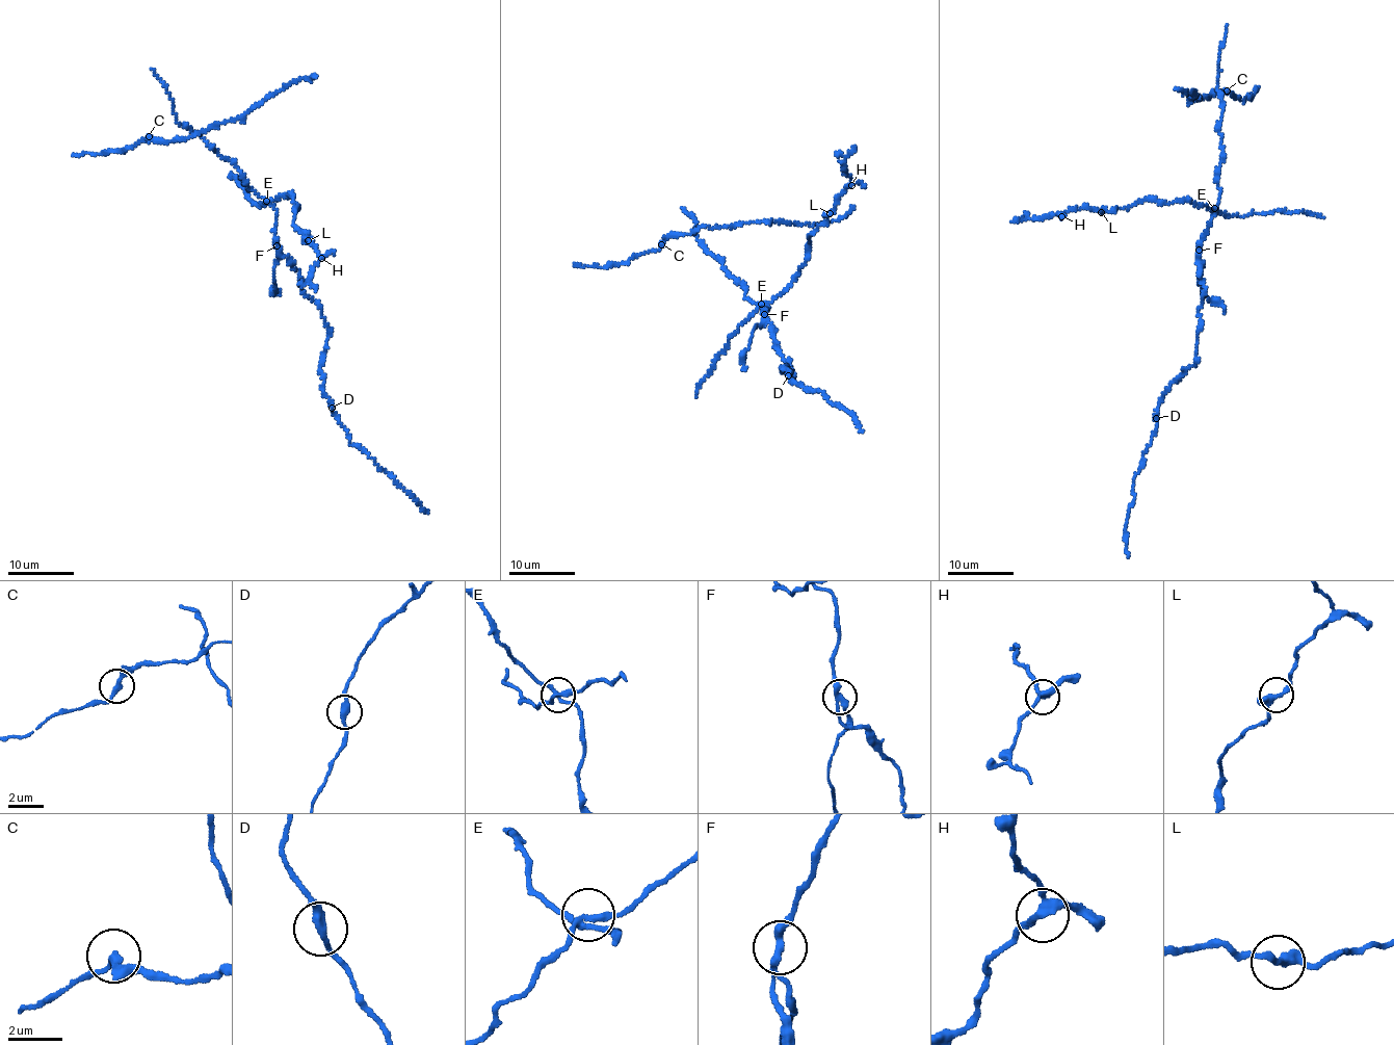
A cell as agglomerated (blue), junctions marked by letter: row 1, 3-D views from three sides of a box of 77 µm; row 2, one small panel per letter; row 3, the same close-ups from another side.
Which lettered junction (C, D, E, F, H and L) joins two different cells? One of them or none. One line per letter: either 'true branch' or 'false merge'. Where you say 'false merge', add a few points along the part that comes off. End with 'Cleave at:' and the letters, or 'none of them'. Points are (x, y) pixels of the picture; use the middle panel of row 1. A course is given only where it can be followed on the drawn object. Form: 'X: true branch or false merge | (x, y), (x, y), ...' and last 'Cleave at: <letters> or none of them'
C: true branch
D: true branch
E: true branch
F: false merge | (764, 313), (763, 324), (752, 331), (744, 371)
H: true branch
L: true branch
Cleave at: F

